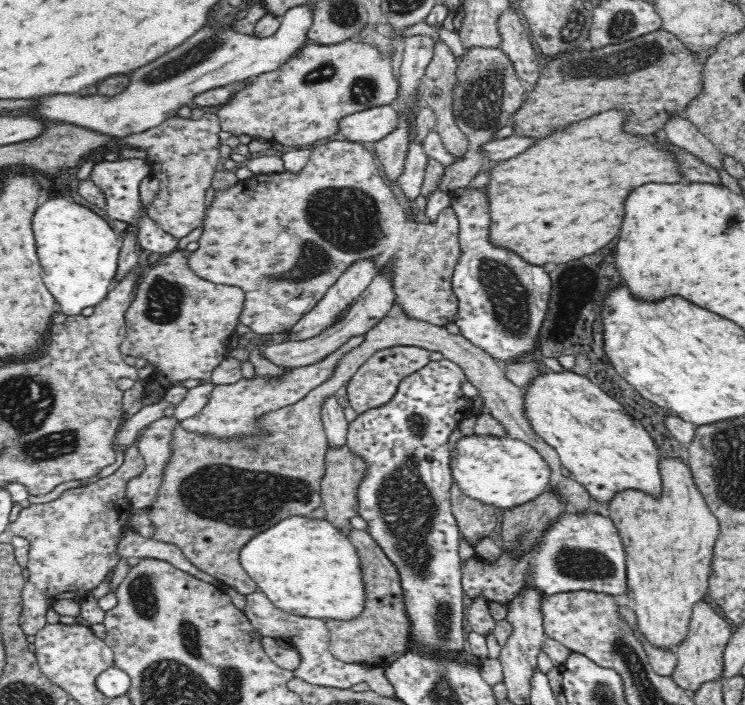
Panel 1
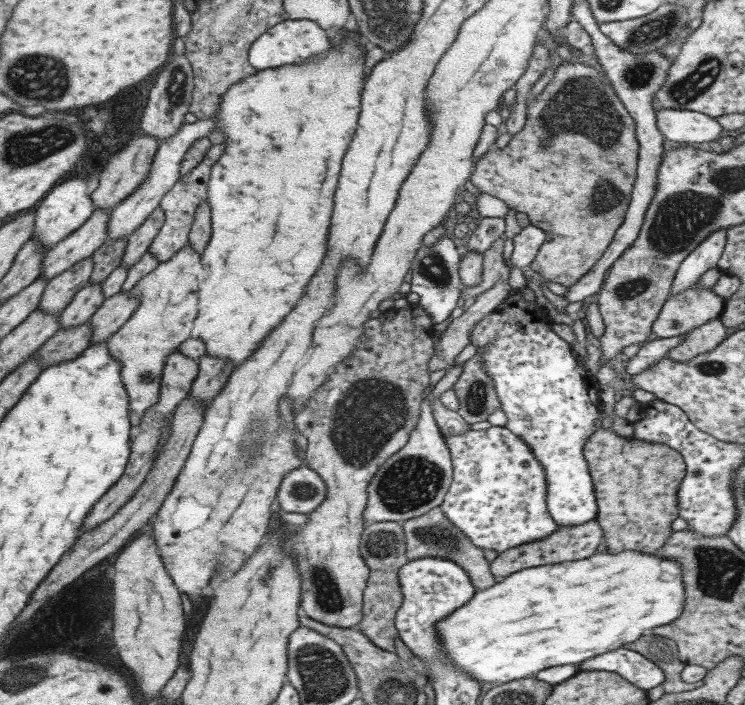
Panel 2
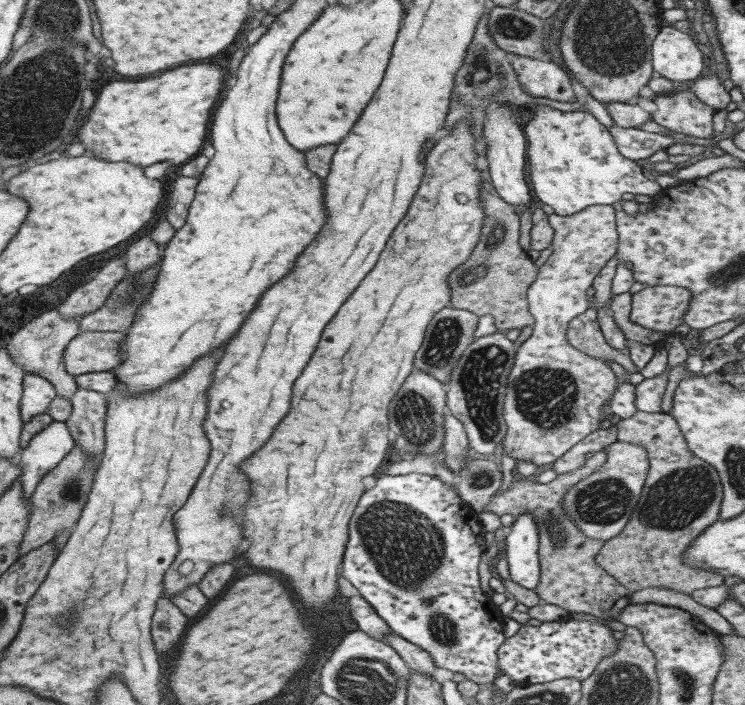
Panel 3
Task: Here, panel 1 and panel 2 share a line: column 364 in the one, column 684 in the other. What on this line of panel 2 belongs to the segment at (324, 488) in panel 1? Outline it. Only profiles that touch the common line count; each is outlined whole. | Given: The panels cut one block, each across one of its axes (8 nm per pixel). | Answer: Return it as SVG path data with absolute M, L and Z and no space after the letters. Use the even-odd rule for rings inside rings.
M596 428L584 444L585 462L592 480L596 500L596 520L602 530L605 553L617 554L621 551L637 551L655 555L665 539L672 533L670 522L677 516L677 489L685 474L682 456L672 448L656 442L634 440L615 435L612 429Z

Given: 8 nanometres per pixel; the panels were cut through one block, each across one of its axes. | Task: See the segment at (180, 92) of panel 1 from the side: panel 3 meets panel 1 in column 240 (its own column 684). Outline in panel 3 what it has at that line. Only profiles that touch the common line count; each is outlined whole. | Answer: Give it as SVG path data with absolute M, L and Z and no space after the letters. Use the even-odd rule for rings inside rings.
M660 27L650 44L654 74L673 82L698 79L703 70L701 52L688 34L673 27Z

